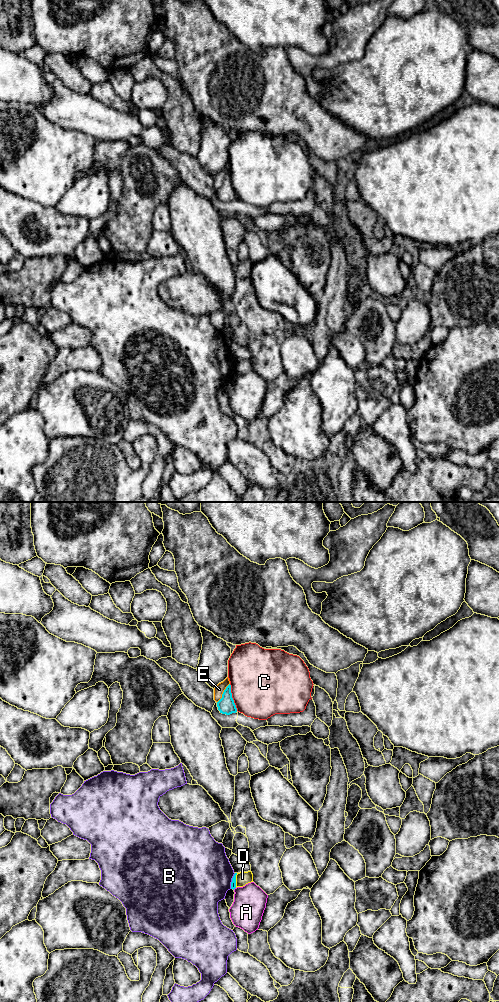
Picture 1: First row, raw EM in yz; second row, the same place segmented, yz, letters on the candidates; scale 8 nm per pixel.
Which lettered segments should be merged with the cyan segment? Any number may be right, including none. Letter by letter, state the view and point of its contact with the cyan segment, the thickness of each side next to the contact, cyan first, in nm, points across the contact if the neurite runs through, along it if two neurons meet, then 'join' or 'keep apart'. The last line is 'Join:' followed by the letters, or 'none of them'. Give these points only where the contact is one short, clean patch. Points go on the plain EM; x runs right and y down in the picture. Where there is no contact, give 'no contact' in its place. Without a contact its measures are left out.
A: contact yz (234, 376); calibres 50 and 260 nm; keep apart
B: contact yz (232, 369); calibres 50 and 480 nm; keep apart
C: contact yz (231, 185); calibres 140 and 480 nm; keep apart
D: contact yz (235, 368); calibres 50 and 110 nm; border yz (237, 361), (235, 375); keep apart
E: contact yz (223, 181); calibres 140 and 80 nm; keep apart
Join: none of them

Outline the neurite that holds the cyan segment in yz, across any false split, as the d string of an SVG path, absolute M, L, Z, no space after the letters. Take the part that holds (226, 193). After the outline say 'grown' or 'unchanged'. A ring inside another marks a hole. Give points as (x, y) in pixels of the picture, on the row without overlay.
M229 172L222 182L222 186L217 190L220 201L230 203L237 200L236 193L232 186L231 173Z | unchanged

